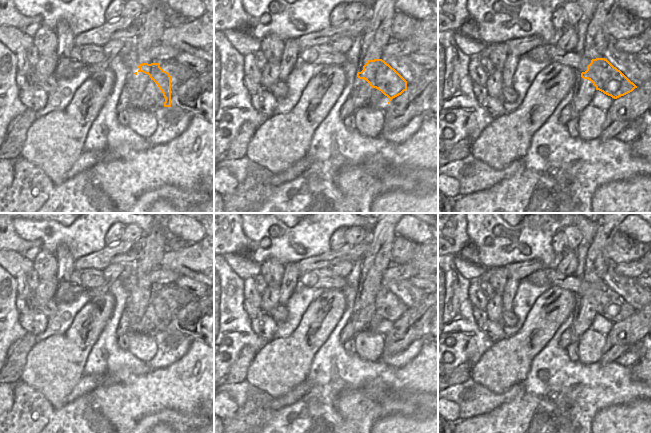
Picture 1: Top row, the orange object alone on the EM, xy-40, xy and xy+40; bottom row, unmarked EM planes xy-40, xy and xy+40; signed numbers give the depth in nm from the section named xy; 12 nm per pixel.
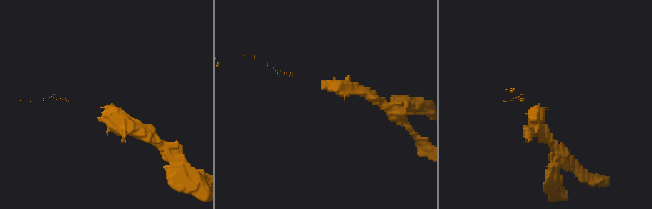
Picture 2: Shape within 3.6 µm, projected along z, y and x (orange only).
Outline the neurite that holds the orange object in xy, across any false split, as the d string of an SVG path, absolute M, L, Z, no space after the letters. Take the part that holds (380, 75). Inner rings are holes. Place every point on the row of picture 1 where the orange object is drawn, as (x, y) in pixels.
M382 59L367 60L357 77L381 91L389 98L389 102L407 90L407 81Z

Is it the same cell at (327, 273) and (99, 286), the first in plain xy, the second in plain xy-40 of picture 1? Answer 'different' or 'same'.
different

